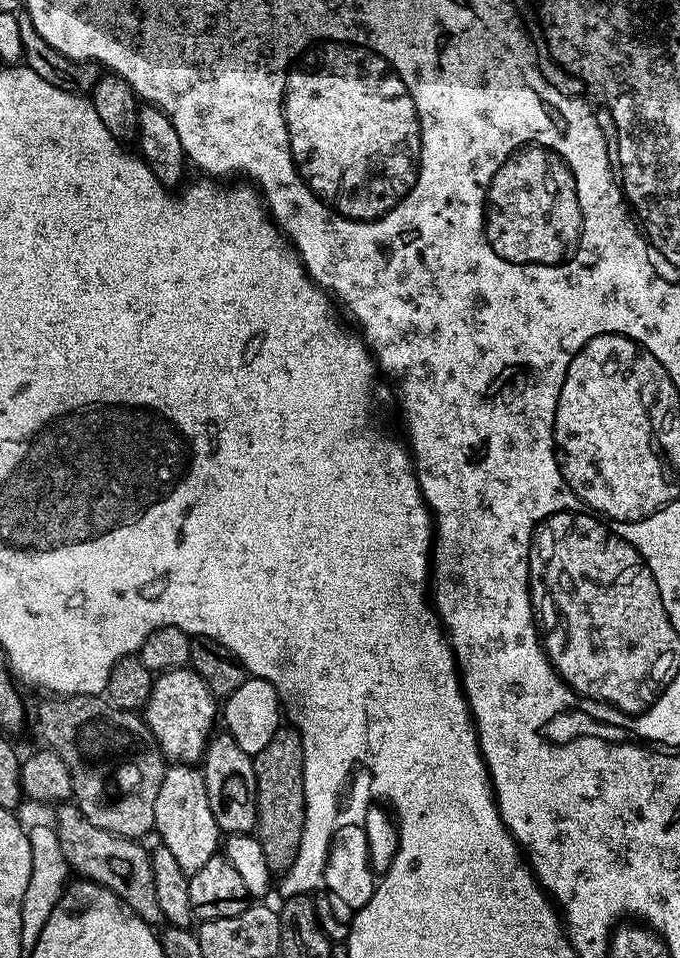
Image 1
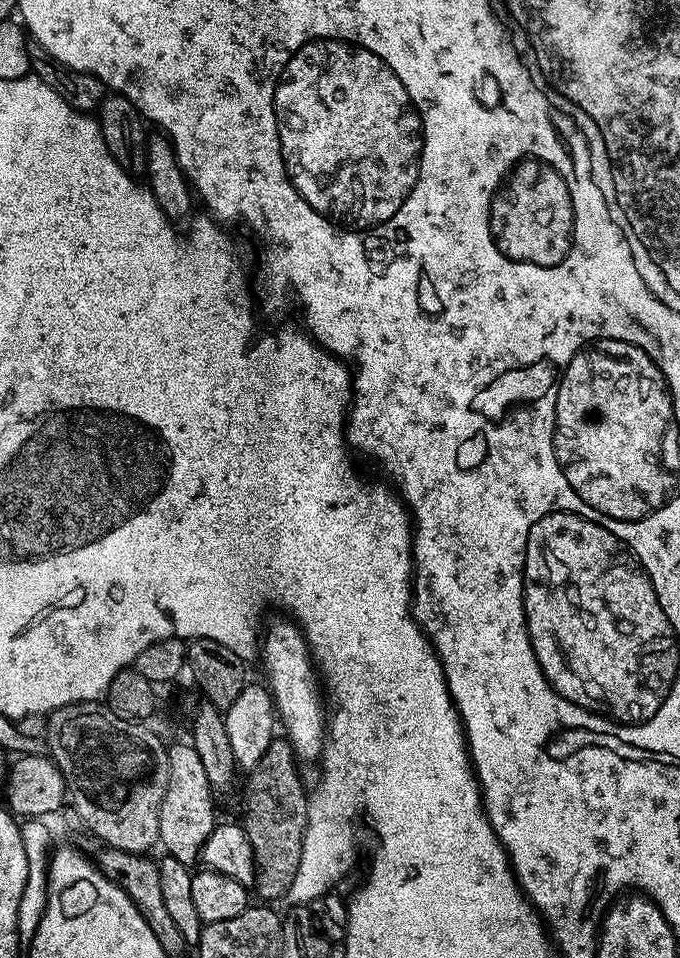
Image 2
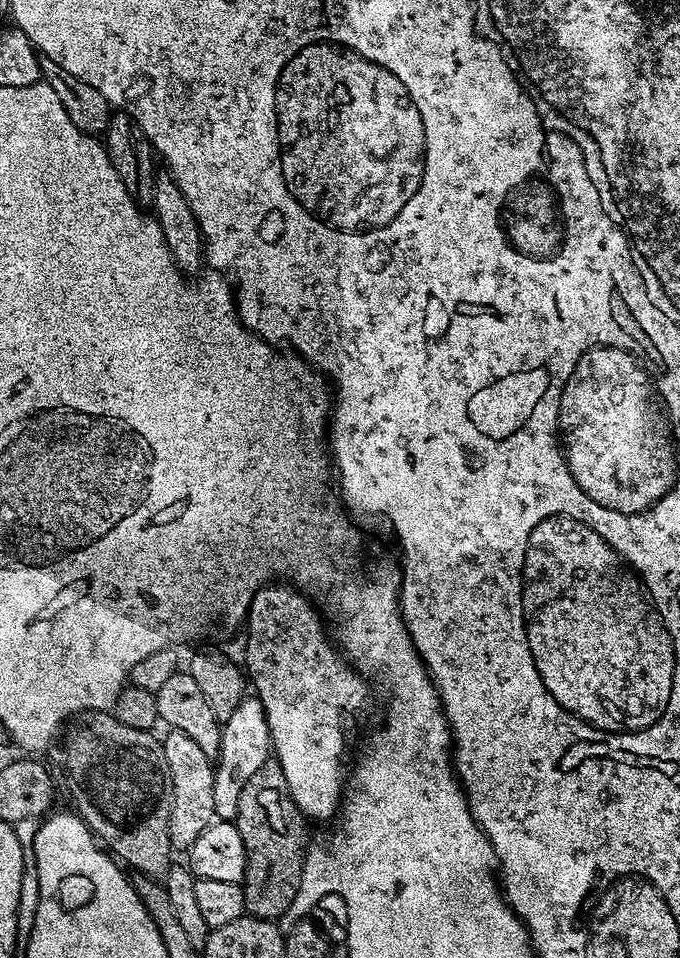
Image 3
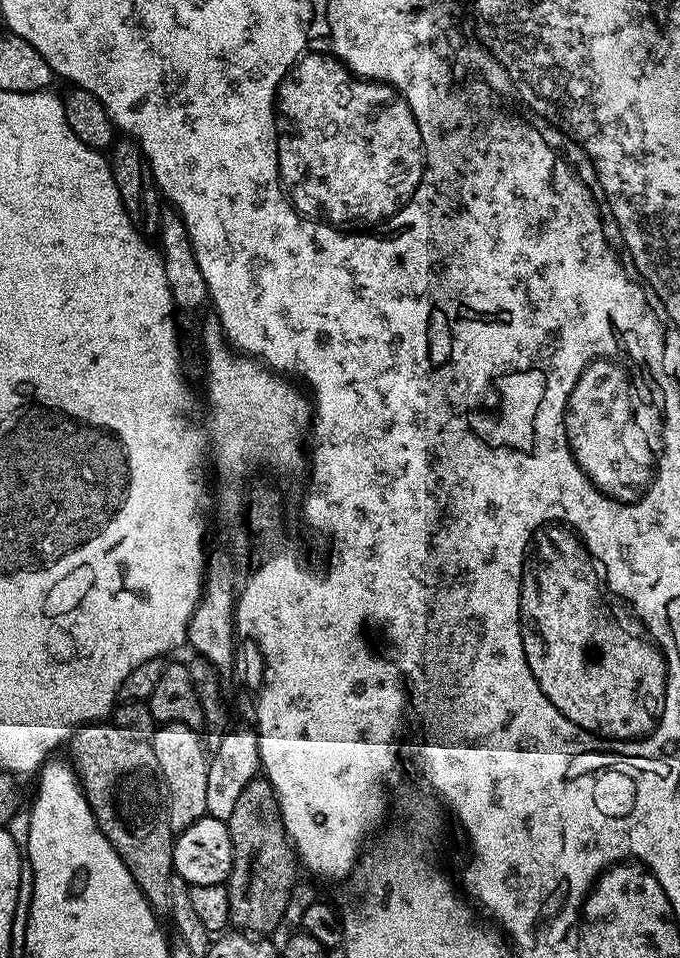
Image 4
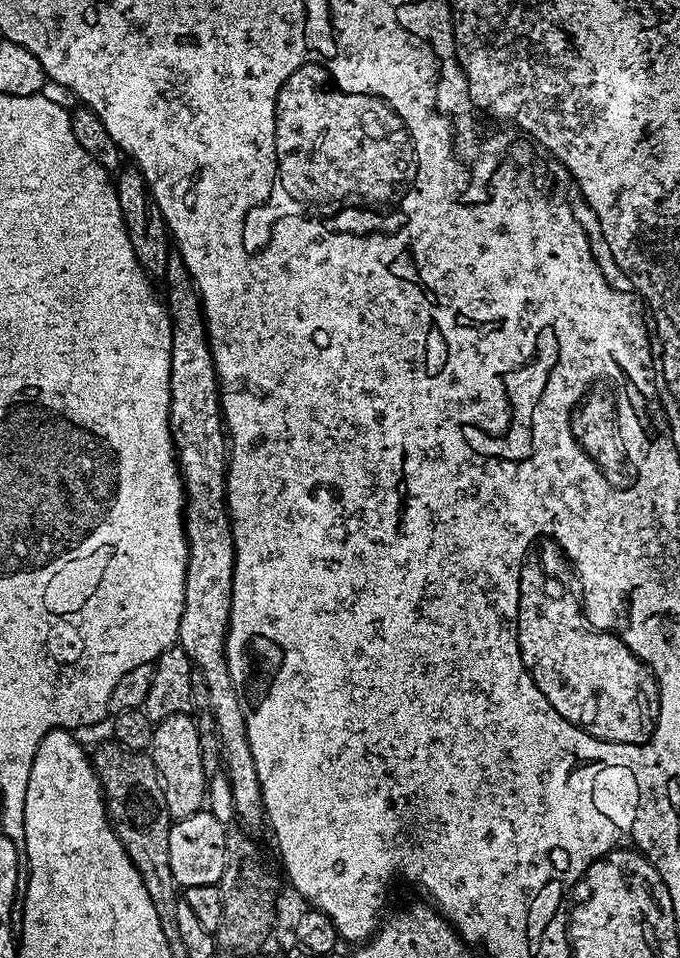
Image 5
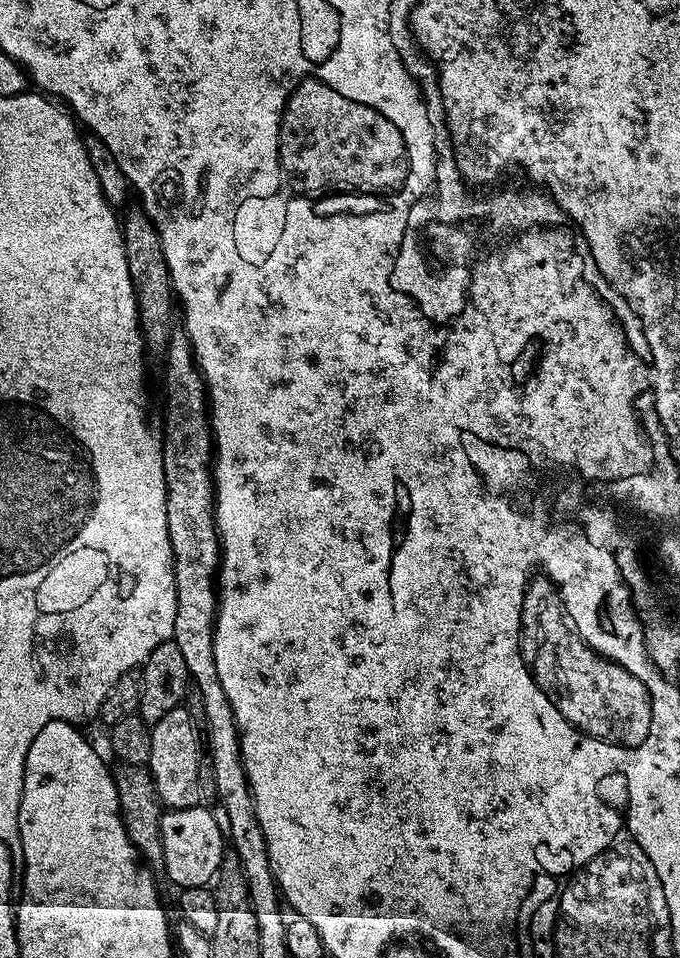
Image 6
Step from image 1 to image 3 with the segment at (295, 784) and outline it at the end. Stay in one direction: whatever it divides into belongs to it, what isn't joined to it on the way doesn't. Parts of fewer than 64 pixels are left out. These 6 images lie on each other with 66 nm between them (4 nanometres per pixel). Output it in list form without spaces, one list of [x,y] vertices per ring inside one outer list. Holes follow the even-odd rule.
[[[269,758],[242,786],[234,823],[238,834],[242,834],[248,859],[242,881],[245,913],[260,920],[279,921],[280,915],[287,913],[294,894],[298,894],[310,839],[306,817],[294,802],[286,786],[286,774],[282,774],[282,766],[274,758]]]

